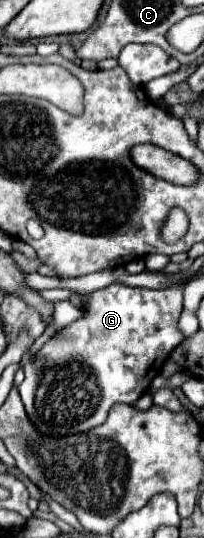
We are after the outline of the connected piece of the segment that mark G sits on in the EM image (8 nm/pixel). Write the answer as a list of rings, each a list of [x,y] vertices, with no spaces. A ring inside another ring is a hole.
[[[109,284],[101,290],[95,290],[89,294],[89,302],[87,306],[83,308],[83,318],[71,322],[69,326],[65,326],[61,330],[61,334],[53,336],[51,340],[47,340],[43,344],[43,348],[31,358],[31,362],[25,362],[23,370],[25,370],[25,380],[19,384],[19,394],[21,394],[21,400],[25,404],[25,410],[29,414],[29,418],[33,420],[33,424],[43,432],[43,434],[53,434],[53,436],[65,436],[65,434],[75,434],[75,432],[85,432],[85,430],[91,430],[99,424],[105,422],[107,418],[107,412],[113,404],[133,404],[143,392],[149,390],[149,384],[151,380],[163,370],[163,364],[167,360],[167,354],[177,348],[181,342],[183,342],[183,332],[177,328],[177,322],[179,322],[179,316],[181,316],[181,310],[183,310],[183,294],[181,294],[181,284],[175,284],[171,288],[165,288],[165,290],[147,290],[147,288],[131,288],[131,286],[123,286],[123,284]]]

